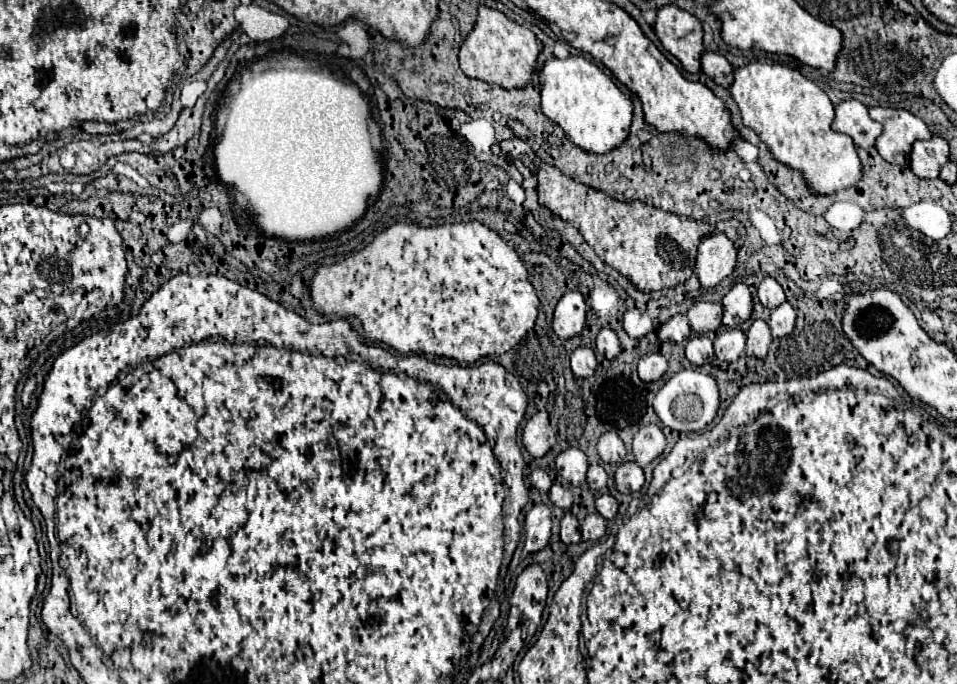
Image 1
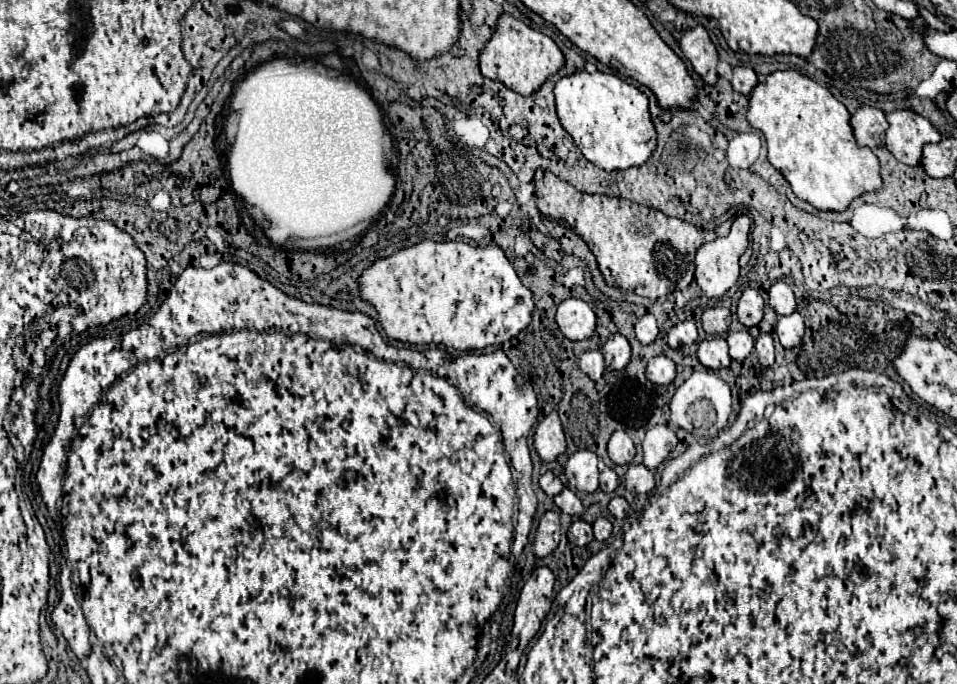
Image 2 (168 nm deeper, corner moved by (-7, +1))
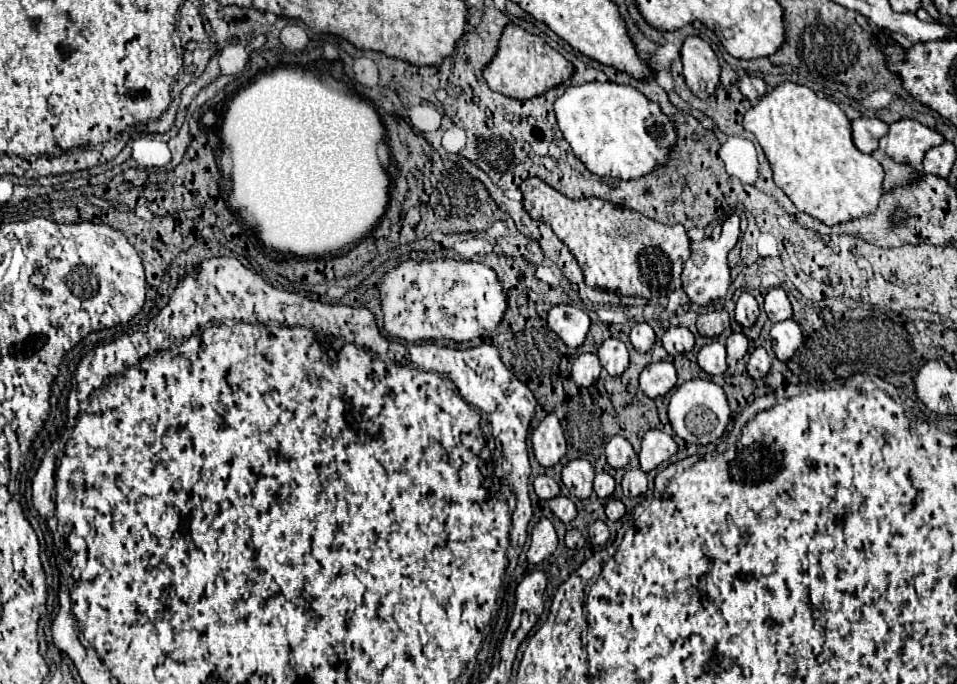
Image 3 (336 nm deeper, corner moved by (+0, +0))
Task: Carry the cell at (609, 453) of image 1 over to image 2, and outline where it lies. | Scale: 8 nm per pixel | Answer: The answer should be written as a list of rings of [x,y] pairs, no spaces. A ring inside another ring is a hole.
[[[614,431],[608,441],[608,455],[616,465],[630,465],[634,461],[636,449],[626,431]]]

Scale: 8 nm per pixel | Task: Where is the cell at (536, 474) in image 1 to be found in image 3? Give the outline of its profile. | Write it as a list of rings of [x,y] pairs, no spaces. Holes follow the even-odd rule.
[[[545,474],[543,476],[537,476],[533,480],[533,488],[535,488],[537,496],[543,498],[543,500],[549,500],[549,498],[559,496],[559,484],[551,476],[545,476]]]

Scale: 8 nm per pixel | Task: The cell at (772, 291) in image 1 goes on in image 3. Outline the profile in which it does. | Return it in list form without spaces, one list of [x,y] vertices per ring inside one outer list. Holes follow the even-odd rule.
[[[771,288],[765,296],[765,312],[771,322],[781,322],[791,318],[793,310],[783,288]]]

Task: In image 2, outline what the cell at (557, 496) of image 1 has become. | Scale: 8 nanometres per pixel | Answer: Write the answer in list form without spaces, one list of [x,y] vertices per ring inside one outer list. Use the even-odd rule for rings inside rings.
[[[564,489],[562,493],[558,493],[554,497],[554,503],[560,507],[562,513],[568,513],[572,517],[580,517],[584,513],[584,507],[580,503],[580,499],[576,497],[576,493],[572,493],[570,489]]]

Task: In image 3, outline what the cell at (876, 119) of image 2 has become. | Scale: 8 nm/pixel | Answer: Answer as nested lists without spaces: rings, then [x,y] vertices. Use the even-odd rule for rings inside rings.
[[[857,118],[851,122],[853,126],[853,142],[855,146],[865,152],[865,154],[871,154],[873,150],[877,150],[877,144],[879,144],[879,138],[887,134],[887,124],[879,118]]]

